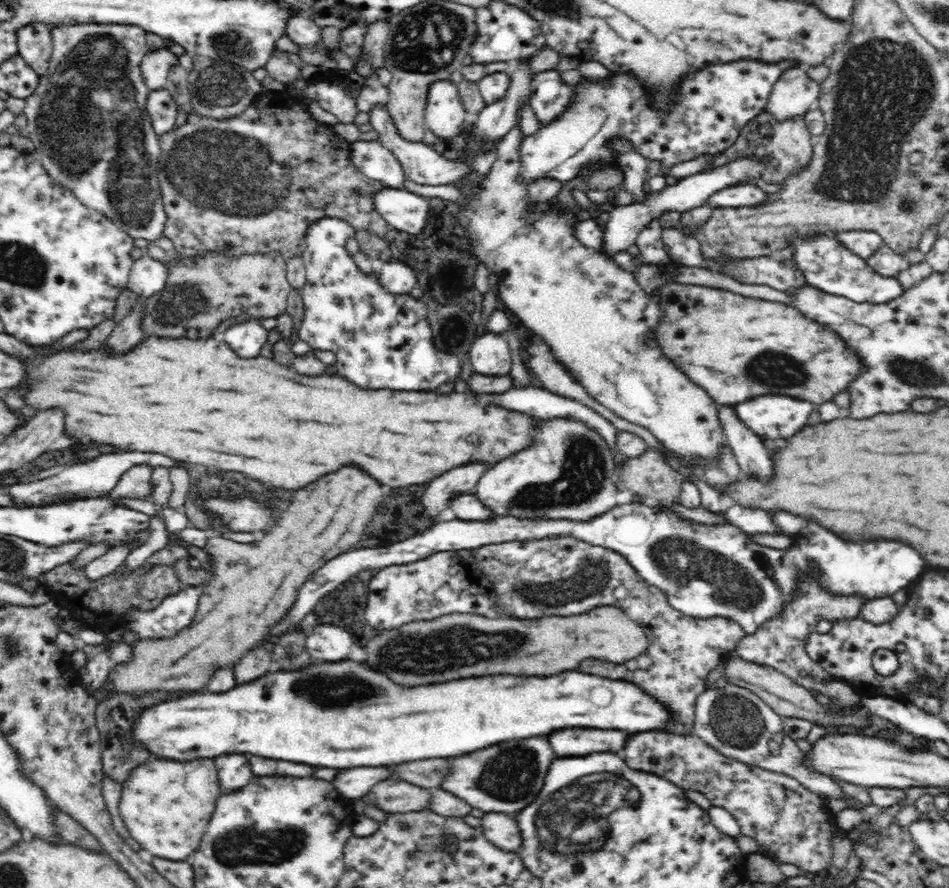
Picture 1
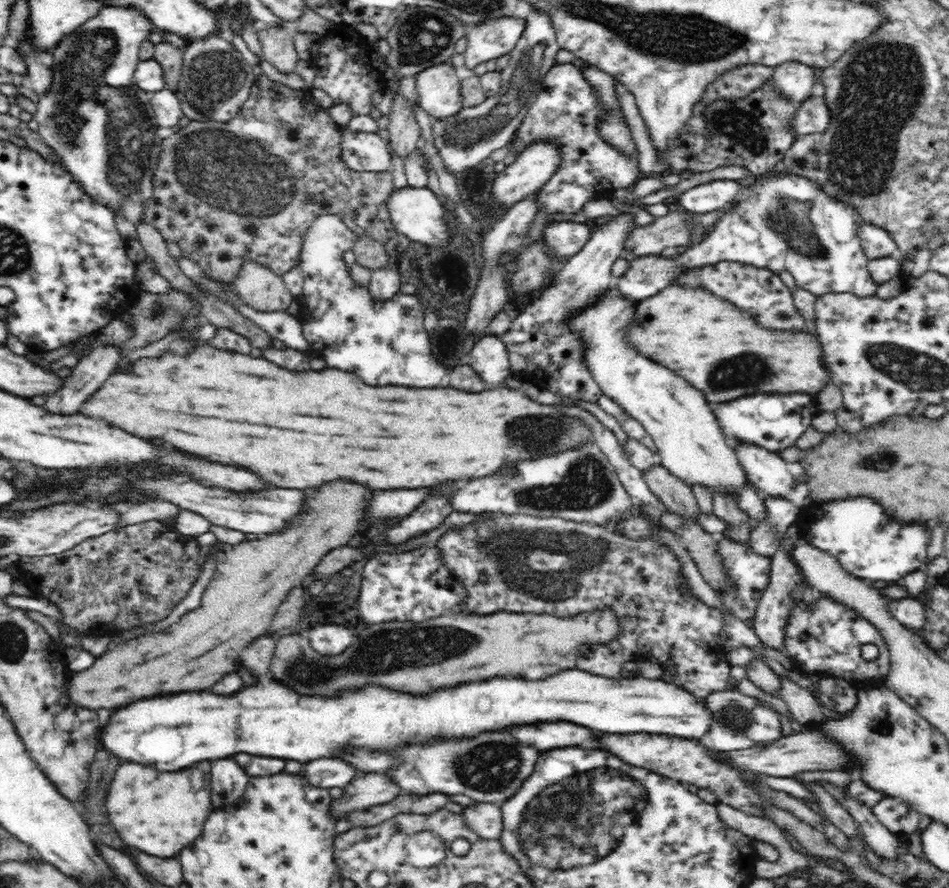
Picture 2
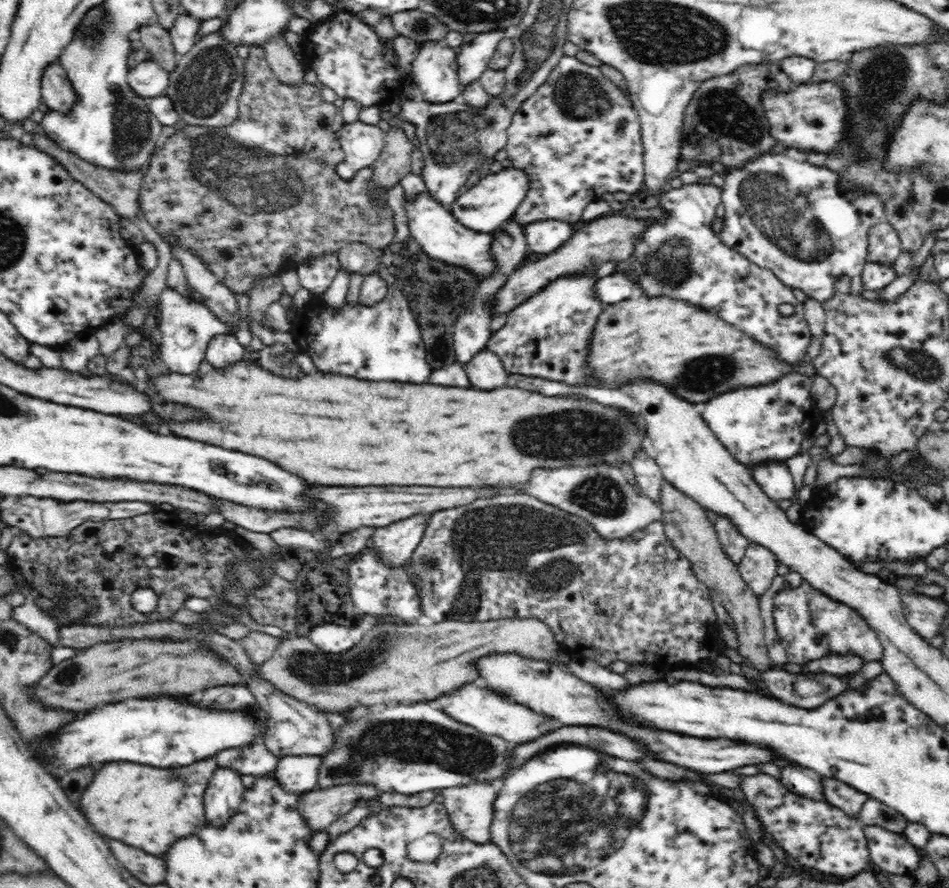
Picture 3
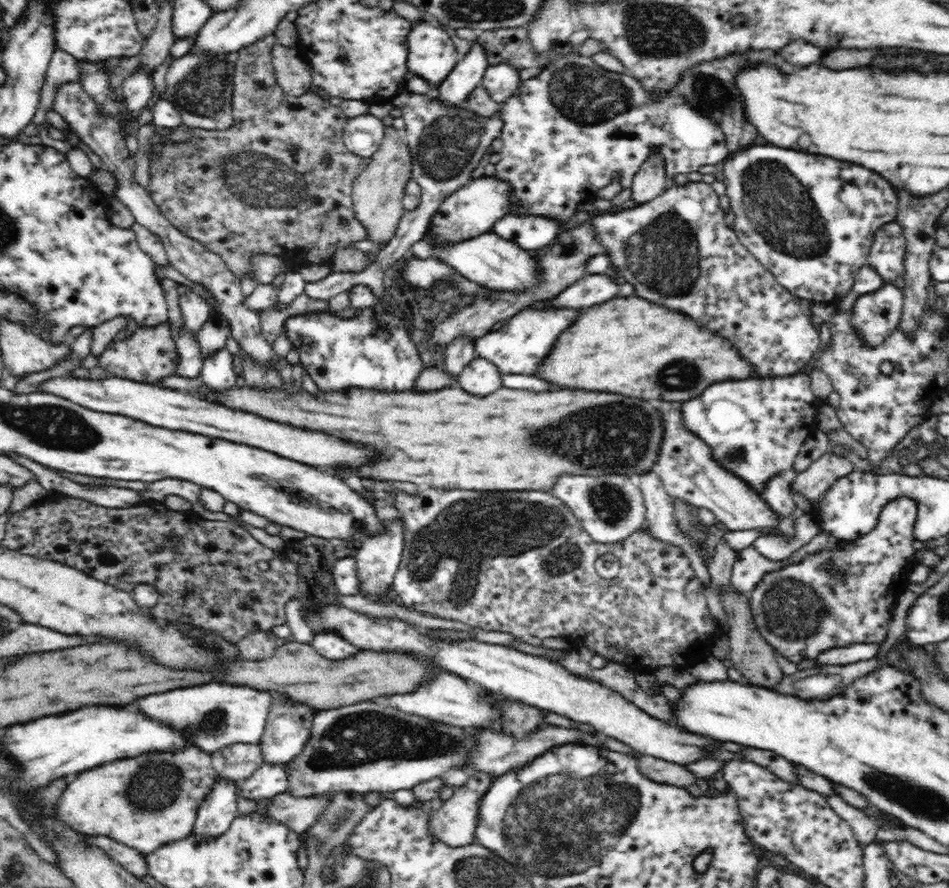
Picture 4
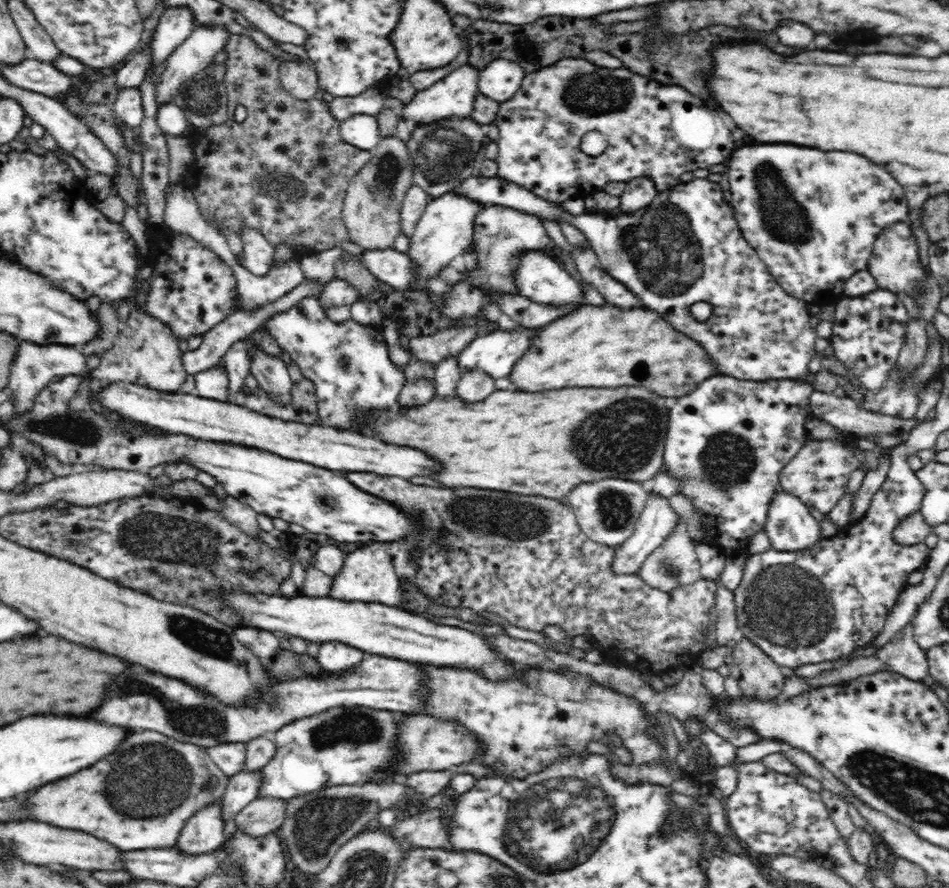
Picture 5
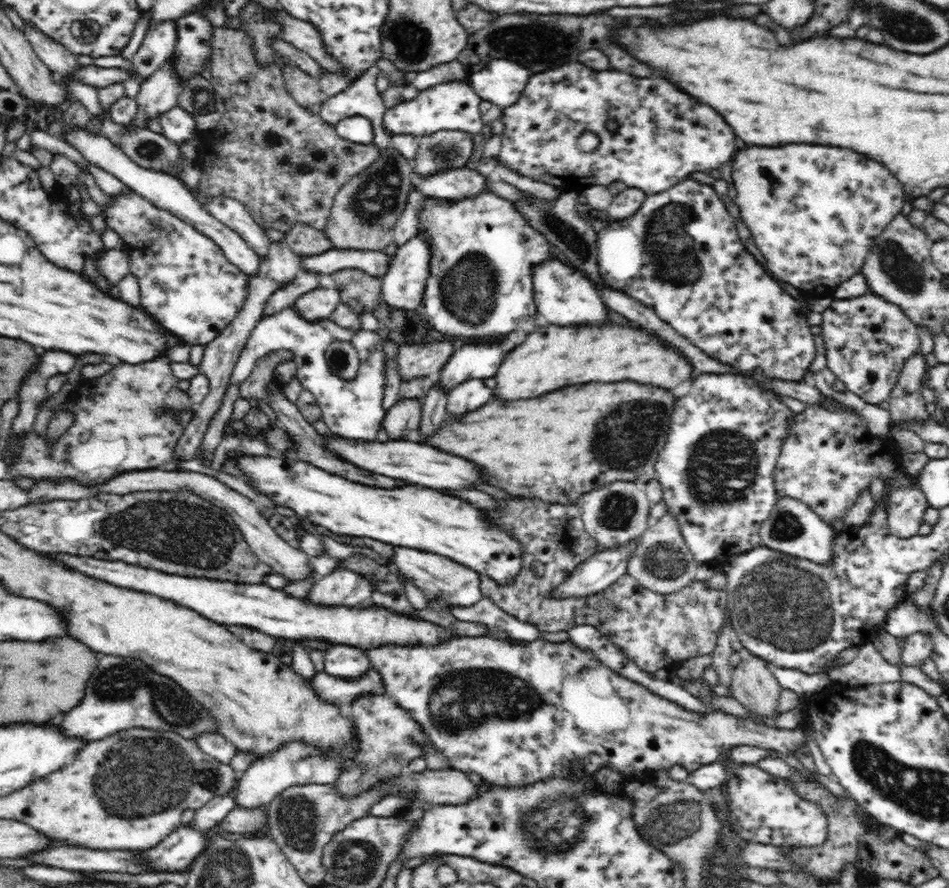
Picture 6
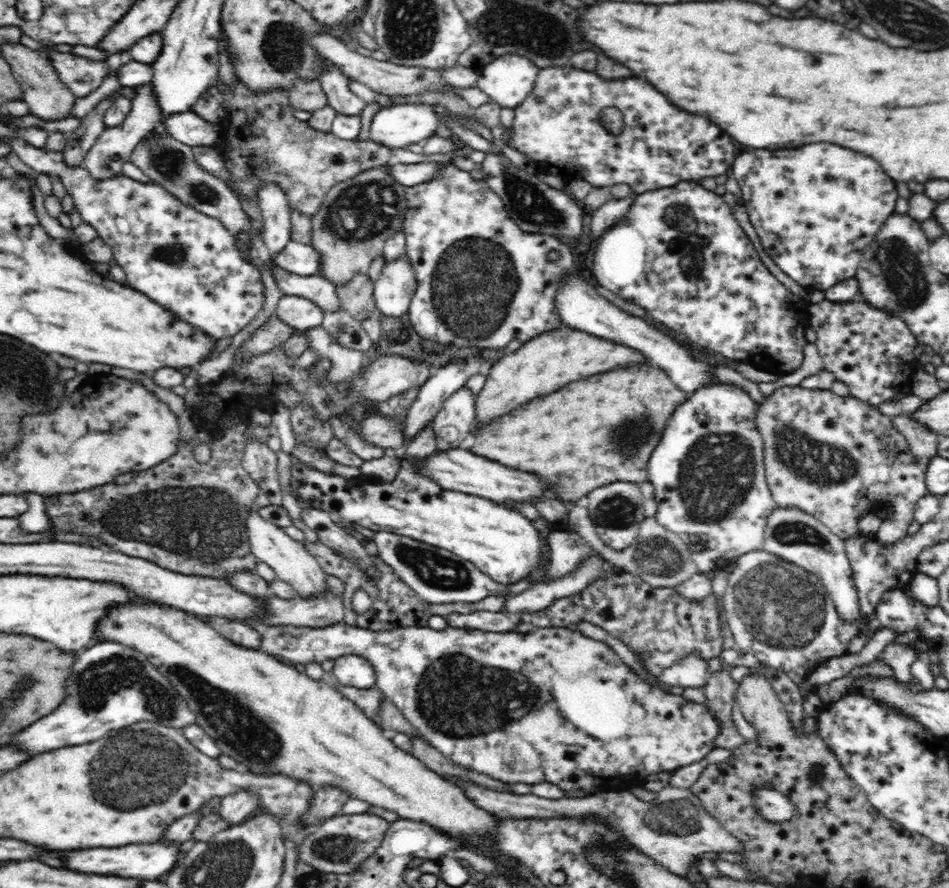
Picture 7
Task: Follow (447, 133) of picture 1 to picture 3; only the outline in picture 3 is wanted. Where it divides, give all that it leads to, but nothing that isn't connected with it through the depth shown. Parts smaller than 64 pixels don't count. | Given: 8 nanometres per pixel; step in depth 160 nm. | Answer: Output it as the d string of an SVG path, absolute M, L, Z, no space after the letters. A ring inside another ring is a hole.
M424 42L415 52L411 74L421 92L420 99L430 104L453 102L462 92L458 79L457 54L440 42Z

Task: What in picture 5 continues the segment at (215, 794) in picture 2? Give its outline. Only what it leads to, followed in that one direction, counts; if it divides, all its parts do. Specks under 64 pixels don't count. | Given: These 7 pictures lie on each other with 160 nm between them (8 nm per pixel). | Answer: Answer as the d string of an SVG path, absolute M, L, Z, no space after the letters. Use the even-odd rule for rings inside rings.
M221 801L198 809L180 830L176 847L188 855L212 852L226 841L224 823Z

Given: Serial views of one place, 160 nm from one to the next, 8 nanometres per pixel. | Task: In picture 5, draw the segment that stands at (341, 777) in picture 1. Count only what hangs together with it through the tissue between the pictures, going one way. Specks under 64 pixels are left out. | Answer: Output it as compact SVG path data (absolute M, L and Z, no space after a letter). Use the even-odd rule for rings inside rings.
M242 771L229 777L225 793L221 798L222 819L225 821L235 816L245 807L260 797L262 773L260 771Z

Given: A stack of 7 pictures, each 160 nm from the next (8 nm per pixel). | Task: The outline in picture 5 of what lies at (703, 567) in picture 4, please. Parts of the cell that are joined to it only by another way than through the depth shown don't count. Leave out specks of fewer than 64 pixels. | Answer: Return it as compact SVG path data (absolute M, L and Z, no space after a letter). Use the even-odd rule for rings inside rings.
M649 493L644 511L635 522L634 532L622 544L614 547L616 549L616 558L612 562L612 569L617 574L636 574L644 560L674 532L674 528L676 528L680 518L673 510L671 504L669 504L669 498L662 497L656 493Z

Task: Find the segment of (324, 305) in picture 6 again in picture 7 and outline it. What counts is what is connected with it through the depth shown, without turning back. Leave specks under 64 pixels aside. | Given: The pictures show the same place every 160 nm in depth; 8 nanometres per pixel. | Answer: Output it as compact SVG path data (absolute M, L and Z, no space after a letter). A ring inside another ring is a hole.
M284 295L273 312L283 323L297 331L320 326L325 313L314 301L290 295Z

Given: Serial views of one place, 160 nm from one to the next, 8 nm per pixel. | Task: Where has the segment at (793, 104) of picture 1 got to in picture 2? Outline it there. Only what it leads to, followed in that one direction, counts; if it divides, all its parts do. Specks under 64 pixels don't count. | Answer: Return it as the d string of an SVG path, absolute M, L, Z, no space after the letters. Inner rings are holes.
M794 61L775 67L771 78L776 93L794 104L801 104L812 97L815 82L814 68Z

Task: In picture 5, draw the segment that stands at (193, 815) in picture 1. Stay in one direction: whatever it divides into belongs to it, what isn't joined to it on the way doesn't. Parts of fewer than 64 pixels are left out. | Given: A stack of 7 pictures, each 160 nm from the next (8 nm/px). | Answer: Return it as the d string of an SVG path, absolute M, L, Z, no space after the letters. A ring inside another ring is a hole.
M140 732L140 734L128 736L126 742L116 752L116 756L108 756L106 760L100 760L100 764L94 764L72 776L66 776L64 780L46 784L32 798L23 796L24 807L28 808L28 820L48 822L58 828L84 830L126 852L176 846L176 840L186 821L198 809L221 800L229 777L215 766L203 747L195 744L180 742L174 738L162 736L158 732Z

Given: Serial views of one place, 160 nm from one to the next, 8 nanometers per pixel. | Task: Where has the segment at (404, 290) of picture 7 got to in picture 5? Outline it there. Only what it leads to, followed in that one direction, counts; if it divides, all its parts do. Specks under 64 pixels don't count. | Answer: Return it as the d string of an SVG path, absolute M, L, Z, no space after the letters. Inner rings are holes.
M449 192L440 198L434 198L426 205L414 232L409 236L410 244L406 255L410 256L414 269L418 271L416 280L408 289L414 291L428 291L428 284L432 278L448 266L458 254L468 251L474 243L474 220L476 214L485 204L470 199L458 193Z

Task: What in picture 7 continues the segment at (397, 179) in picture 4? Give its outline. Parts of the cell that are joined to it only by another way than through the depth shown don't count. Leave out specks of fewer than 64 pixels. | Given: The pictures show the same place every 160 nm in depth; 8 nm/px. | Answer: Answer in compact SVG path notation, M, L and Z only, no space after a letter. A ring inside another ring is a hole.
M388 166L371 168L360 174L334 184L328 190L320 210L310 217L312 221L311 244L320 253L320 275L326 277L330 283L343 285L355 273L367 274L370 263L382 255L382 248L388 238L402 230L407 209L406 187L396 182L388 173Z

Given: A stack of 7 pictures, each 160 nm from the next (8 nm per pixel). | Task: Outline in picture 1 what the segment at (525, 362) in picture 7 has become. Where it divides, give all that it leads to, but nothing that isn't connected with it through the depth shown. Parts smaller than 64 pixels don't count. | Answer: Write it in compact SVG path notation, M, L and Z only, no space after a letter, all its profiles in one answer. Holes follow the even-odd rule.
M668 282L660 288L658 305L664 311L660 324L654 330L660 349L718 404L735 406L762 394L794 396L798 400L822 404L832 400L838 392L847 390L850 382L860 376L860 357L848 349L834 330L780 302L766 302L702 285Z

